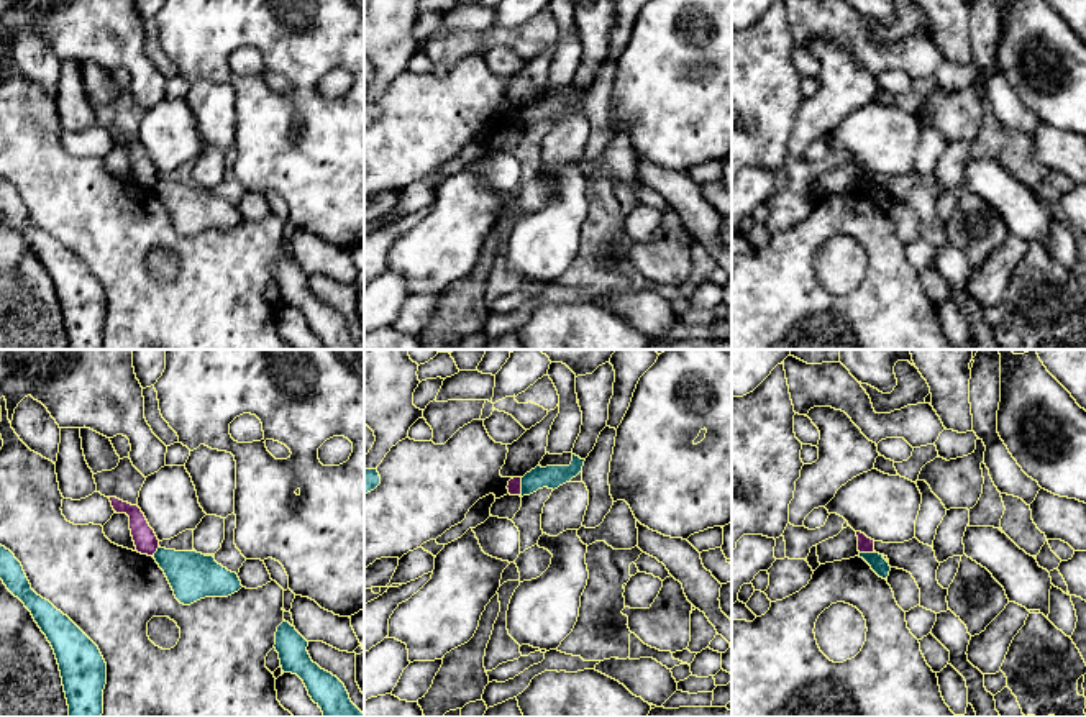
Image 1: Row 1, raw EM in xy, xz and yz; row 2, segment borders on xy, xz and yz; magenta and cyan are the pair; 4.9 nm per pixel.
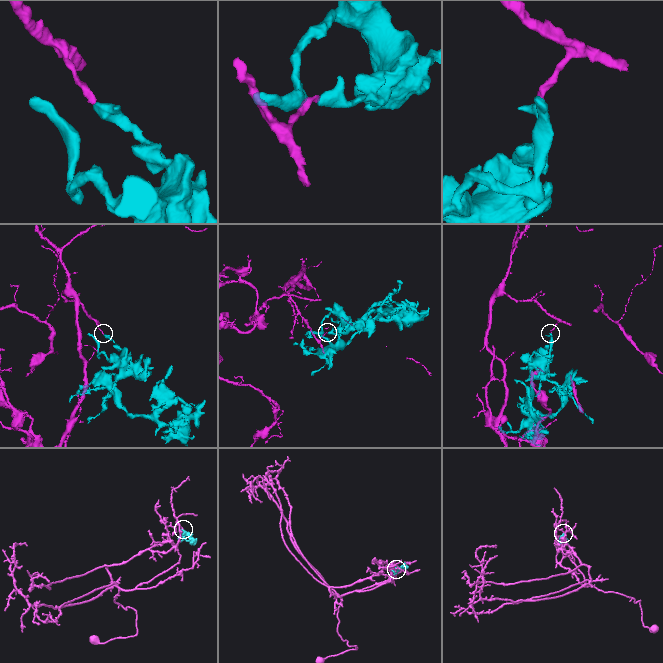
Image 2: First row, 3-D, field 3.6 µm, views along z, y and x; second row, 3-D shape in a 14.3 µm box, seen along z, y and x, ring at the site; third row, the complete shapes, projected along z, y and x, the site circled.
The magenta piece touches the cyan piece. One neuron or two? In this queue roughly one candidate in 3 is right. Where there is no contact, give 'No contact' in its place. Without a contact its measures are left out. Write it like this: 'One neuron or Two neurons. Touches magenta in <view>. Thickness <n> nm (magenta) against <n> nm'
Two neurons. Touches magenta in xz. Thickness 70 nm (magenta) against 110 nm

